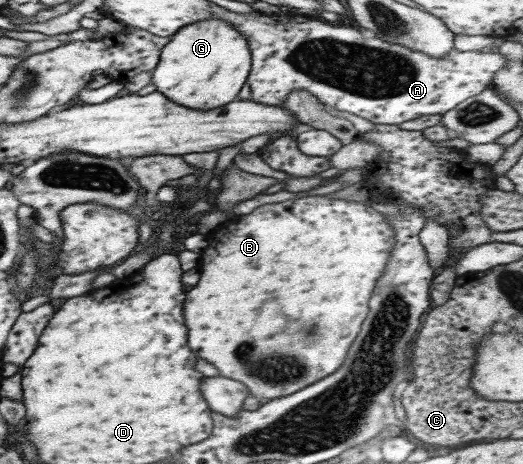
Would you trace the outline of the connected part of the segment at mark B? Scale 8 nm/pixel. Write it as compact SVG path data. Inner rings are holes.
M313 195L260 205L236 222L209 232L205 238L208 246L202 250L200 280L182 302L188 348L194 356L214 364L220 376L238 380L258 399L288 396L332 374L358 334L374 282L390 258L394 233L385 215L374 211L369 202Z

